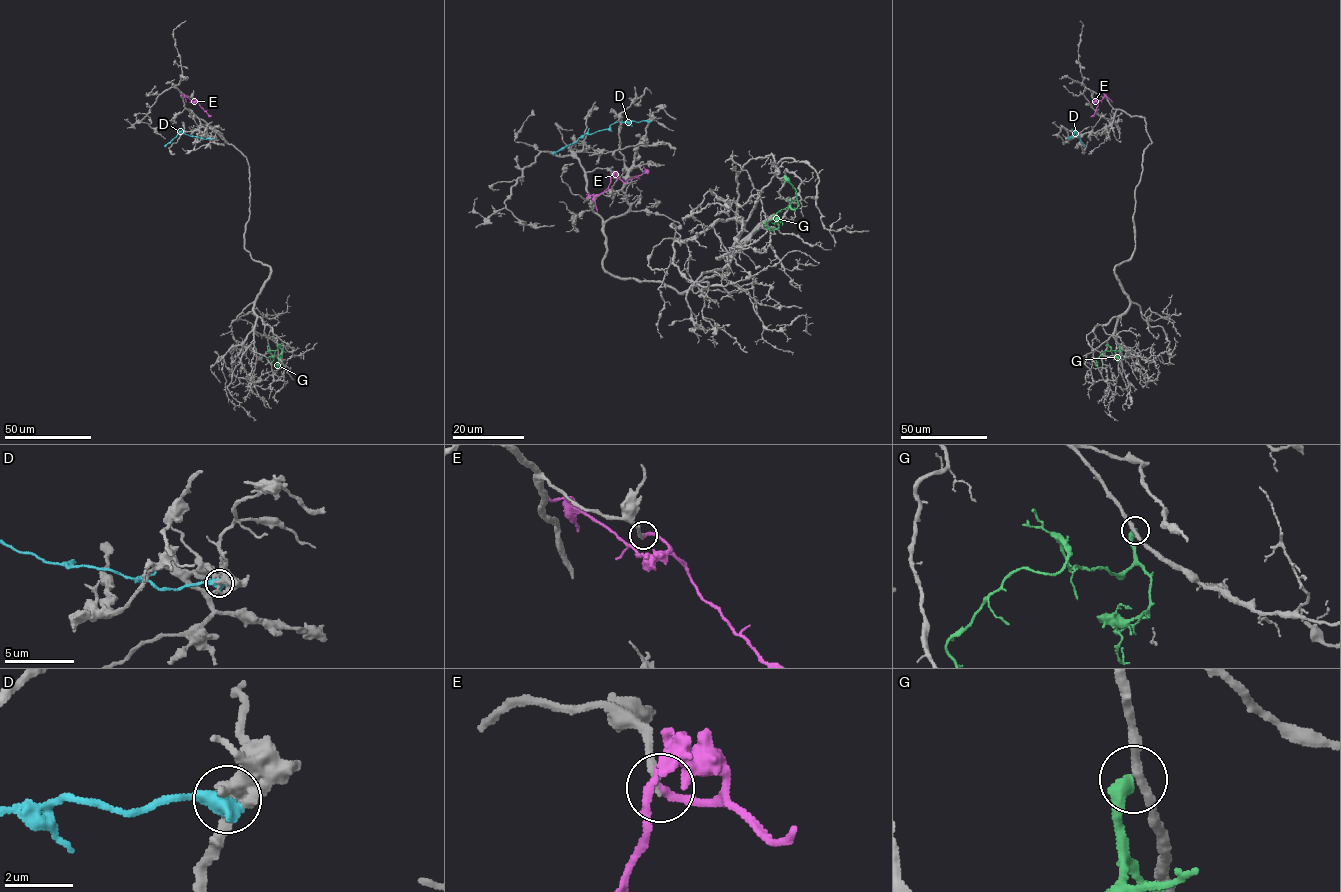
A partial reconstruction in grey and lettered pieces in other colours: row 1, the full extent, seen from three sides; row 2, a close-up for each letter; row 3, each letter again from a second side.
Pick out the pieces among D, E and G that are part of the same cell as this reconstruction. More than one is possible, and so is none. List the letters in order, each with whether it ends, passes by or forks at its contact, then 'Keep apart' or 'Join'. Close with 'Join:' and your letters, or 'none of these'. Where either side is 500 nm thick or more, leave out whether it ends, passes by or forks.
D: Keep apart
E: It ends there. Join
G: It ends there. Keep apart
Join: E

